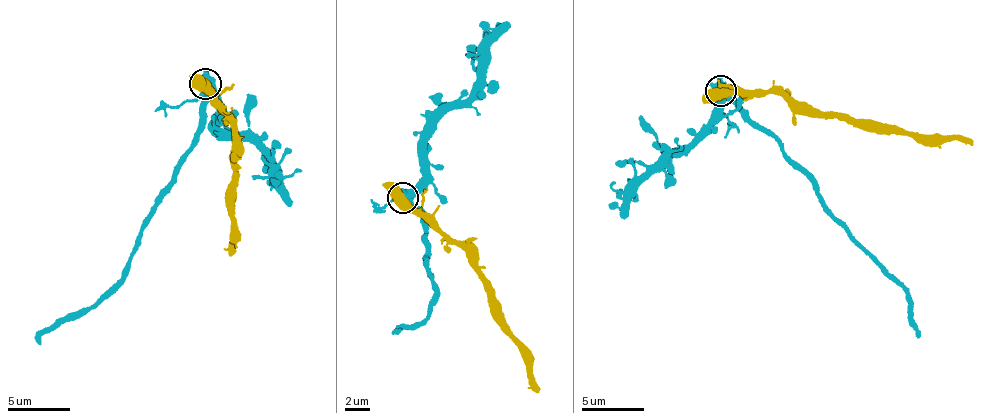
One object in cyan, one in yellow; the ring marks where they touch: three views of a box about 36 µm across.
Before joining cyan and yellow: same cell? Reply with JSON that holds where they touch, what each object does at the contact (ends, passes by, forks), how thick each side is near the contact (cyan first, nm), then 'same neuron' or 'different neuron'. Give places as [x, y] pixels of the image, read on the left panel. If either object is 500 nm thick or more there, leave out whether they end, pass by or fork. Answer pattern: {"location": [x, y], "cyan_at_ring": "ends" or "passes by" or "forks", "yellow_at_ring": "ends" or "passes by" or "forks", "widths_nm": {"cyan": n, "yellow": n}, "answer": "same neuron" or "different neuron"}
{"location": [205, 83], "widths_nm": {"cyan": 500, "yellow": 650}, "answer": "different neuron"}

